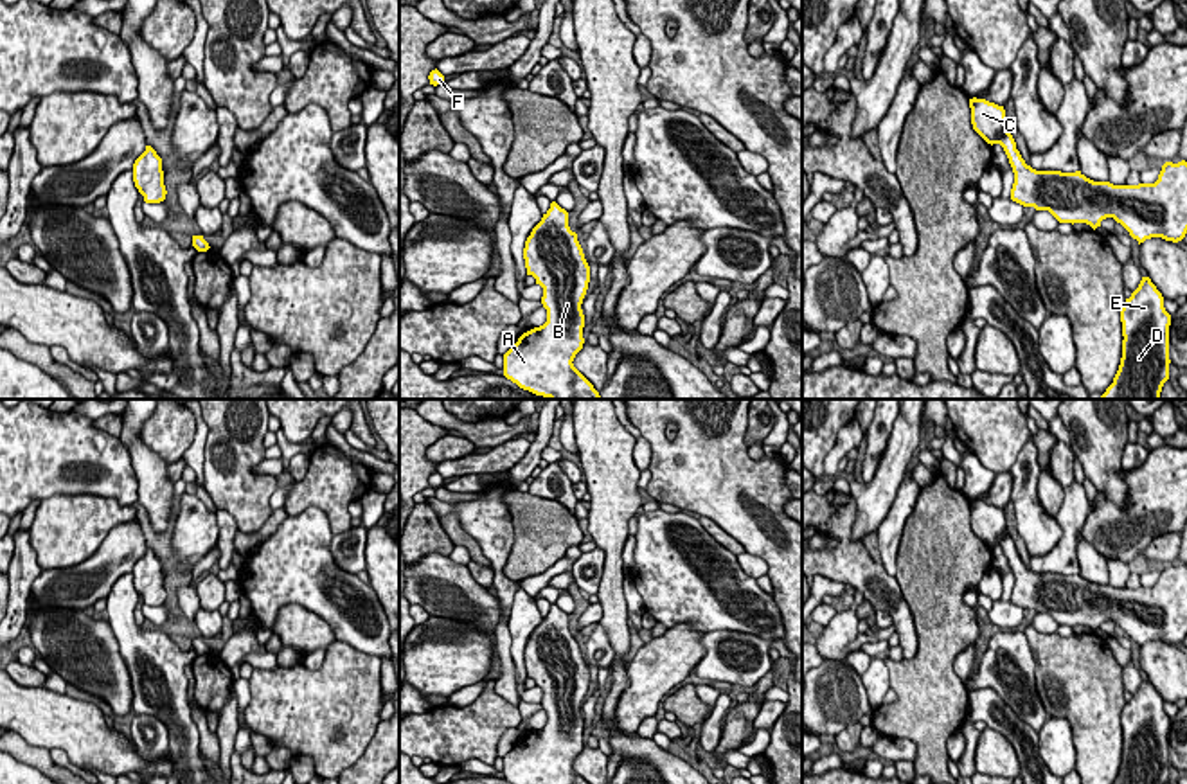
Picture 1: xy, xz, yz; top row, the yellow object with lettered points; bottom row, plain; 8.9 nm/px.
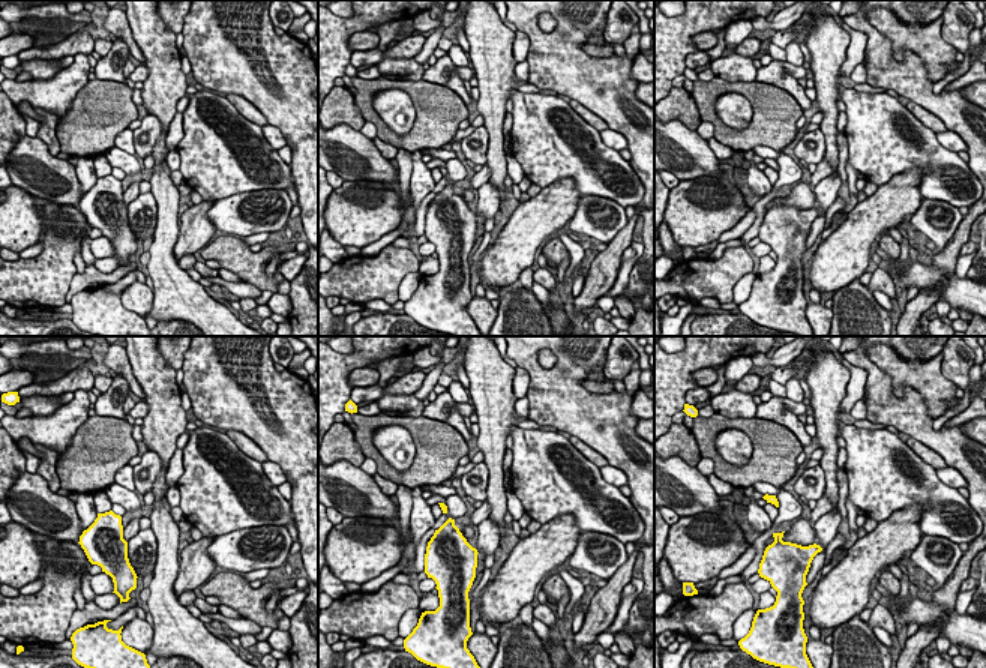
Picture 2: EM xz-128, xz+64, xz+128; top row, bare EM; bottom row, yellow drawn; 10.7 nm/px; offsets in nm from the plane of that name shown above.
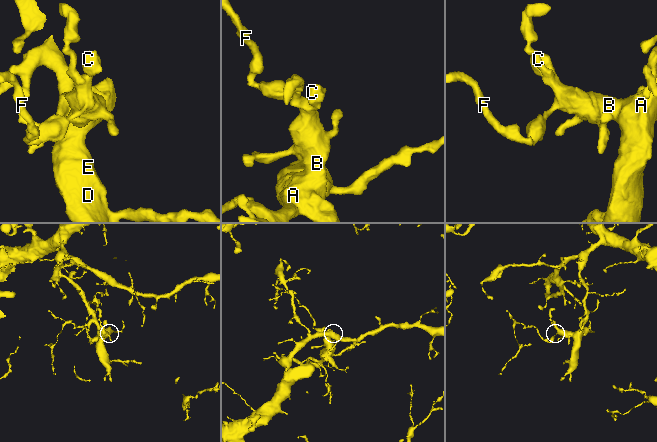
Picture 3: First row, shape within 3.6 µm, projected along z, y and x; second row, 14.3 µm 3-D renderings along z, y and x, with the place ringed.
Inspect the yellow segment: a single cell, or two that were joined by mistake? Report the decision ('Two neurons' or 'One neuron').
One neuron

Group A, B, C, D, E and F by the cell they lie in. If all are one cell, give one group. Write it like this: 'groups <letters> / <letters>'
groups A B C D E F

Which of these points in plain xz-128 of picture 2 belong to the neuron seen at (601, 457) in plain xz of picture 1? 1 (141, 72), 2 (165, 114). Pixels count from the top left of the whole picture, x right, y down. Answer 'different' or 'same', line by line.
1: different
2: same

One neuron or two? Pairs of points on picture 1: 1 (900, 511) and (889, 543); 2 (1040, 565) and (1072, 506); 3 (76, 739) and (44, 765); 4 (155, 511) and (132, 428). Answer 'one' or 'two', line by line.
1: one
2: one
3: two
4: one

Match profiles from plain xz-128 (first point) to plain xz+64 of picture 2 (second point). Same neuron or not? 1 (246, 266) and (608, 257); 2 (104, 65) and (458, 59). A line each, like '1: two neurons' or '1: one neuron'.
1: two neurons
2: two neurons

